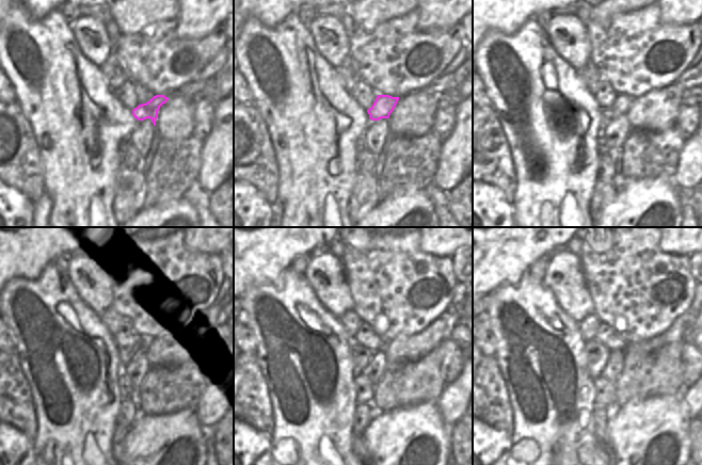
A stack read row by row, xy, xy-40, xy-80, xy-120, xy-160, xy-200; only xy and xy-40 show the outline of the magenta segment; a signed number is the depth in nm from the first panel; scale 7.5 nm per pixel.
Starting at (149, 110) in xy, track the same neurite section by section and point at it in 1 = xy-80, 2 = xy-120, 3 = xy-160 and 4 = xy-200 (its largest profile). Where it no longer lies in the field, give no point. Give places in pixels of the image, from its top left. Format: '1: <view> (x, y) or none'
1: xy-80 (622, 102)
2: xy-120 (126, 353)
3: xy-160 (361, 355)
4: xy-200 (597, 354)

